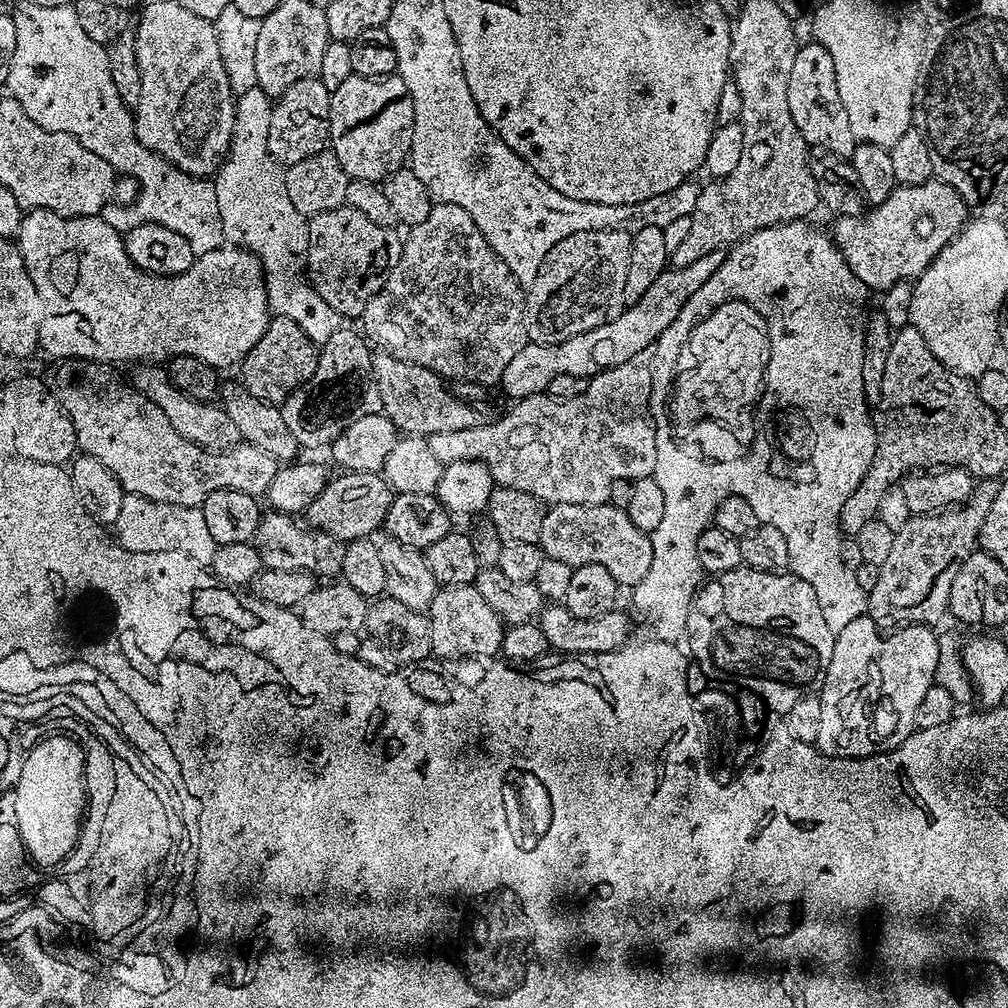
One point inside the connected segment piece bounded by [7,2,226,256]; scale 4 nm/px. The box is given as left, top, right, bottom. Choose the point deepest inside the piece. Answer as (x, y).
(63, 79)

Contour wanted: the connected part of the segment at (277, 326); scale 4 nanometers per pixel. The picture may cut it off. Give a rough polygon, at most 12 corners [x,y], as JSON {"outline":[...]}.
{"outline":[[275,315],[241,361],[241,383],[280,405],[321,369],[320,348]]}

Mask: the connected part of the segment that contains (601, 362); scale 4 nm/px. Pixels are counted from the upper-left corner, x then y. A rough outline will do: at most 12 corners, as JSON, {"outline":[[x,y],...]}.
{"outline":[[665,268],[619,316],[561,344],[529,342],[499,387],[539,396],[643,357],[720,269]]}

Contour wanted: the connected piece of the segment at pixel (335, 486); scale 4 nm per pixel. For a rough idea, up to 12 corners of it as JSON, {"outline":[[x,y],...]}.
{"outline":[[380,472],[331,479],[307,523],[341,542],[380,532],[394,491]]}

